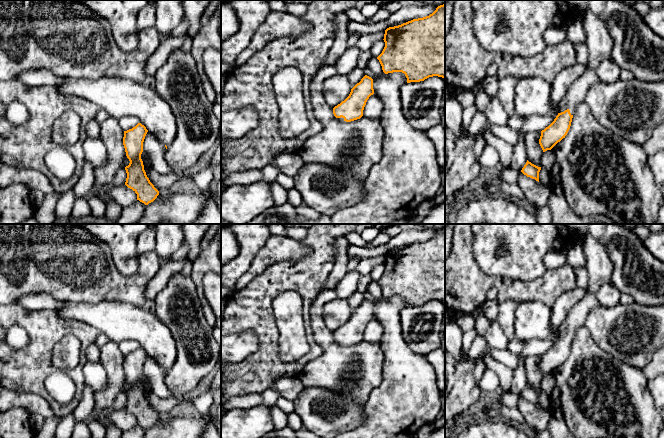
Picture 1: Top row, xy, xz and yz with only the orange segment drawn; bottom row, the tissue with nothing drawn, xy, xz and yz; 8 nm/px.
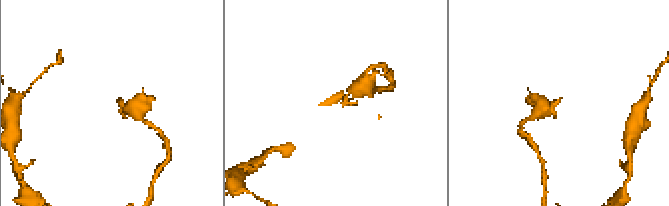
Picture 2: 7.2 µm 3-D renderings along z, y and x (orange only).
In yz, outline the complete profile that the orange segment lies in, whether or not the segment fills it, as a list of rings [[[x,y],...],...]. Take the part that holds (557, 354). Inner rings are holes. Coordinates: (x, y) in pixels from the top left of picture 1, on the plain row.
[[[586,234],[583,239],[585,267],[588,272],[586,295],[569,312],[562,324],[559,337],[554,345],[541,355],[539,368],[543,376],[551,374],[567,359],[575,332],[585,326],[588,313],[600,306],[596,293],[605,283],[611,282],[611,261],[605,244],[592,235]]]

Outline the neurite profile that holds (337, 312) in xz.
[[[335,298],[324,305],[323,311],[323,320],[331,332],[344,325],[351,316],[351,310],[346,299]]]

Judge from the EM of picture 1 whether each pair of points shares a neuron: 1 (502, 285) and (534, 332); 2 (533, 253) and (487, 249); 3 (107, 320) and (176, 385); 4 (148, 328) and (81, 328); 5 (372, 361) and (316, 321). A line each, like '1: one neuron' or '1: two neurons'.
1: two neurons
2: one neuron
3: two neurons
4: two neurons
5: one neuron

